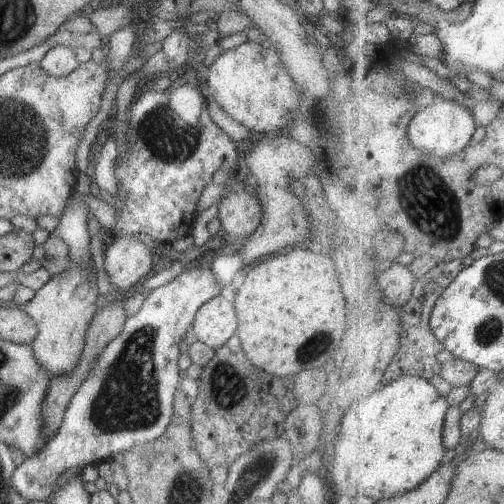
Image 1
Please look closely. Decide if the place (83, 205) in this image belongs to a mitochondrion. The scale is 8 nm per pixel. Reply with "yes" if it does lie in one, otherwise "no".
no

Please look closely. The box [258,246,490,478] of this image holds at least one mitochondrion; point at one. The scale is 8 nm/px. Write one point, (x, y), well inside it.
(319, 342)

